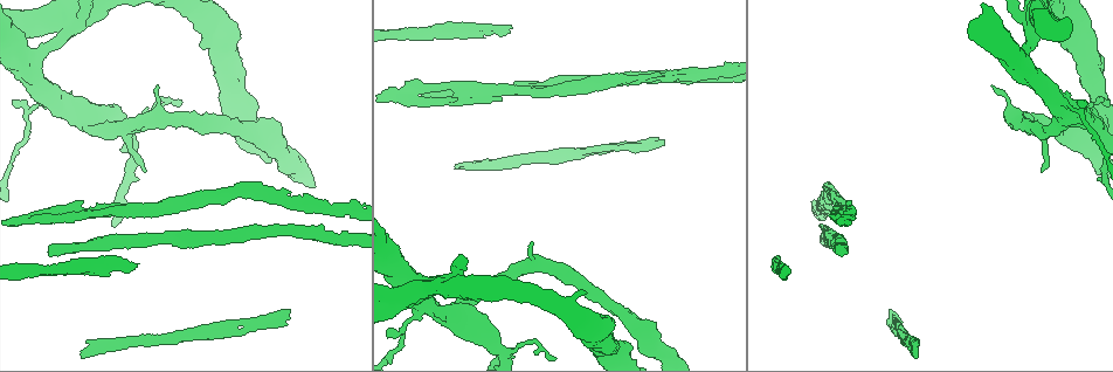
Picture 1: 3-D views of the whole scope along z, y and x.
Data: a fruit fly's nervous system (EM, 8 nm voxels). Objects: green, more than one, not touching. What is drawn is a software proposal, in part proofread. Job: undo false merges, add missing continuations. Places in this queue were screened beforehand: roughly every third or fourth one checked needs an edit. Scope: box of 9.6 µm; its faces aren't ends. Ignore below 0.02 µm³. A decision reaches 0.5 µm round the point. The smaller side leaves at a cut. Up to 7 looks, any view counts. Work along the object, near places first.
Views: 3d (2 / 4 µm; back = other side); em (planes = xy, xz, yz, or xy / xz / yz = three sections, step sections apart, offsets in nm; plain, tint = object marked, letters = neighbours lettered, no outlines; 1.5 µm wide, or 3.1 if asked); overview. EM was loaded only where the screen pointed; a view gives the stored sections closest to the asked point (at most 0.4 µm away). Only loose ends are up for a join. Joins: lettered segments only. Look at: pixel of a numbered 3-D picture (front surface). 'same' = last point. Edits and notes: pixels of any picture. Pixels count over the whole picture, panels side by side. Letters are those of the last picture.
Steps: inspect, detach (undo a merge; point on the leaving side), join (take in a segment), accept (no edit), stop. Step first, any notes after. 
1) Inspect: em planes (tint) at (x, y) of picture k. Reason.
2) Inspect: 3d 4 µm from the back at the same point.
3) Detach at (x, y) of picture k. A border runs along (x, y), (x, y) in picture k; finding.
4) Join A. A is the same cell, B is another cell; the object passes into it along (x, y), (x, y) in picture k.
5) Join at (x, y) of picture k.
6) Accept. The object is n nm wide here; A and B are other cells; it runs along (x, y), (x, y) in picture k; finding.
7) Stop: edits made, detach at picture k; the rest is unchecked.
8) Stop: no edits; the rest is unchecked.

Inspect: em planes (letters) at (51, 253) of picture 1. Branch stops here.

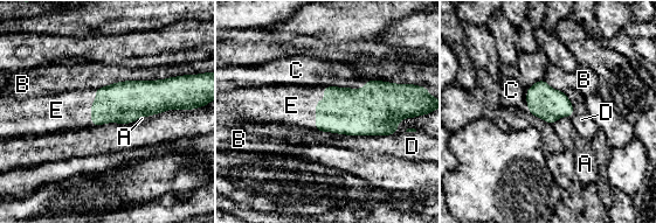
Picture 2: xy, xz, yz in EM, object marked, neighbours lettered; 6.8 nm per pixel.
Join E. The object is 220 nm wide here; E is the same cell, A, B, C and D are other cells; the object passes into it along (347, 111), (316, 106), (291, 105) in picture 2; the neuron continues.

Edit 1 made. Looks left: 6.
Inspect: em xy step 8 (letters) at (117, 210) of picture 1. Side arm on a straight run.

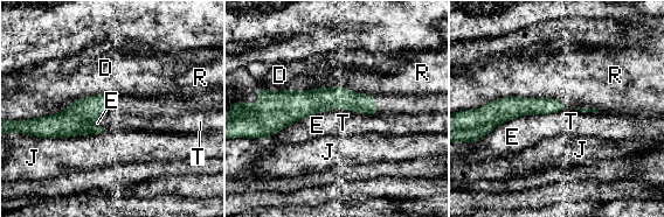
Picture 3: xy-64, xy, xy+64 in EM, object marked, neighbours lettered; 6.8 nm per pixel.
Accept. D, E, J, R and T are other cells; one neuron here.

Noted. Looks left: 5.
Inspect: 3d 2 µm at (509, 32) of picture 1. An open end.

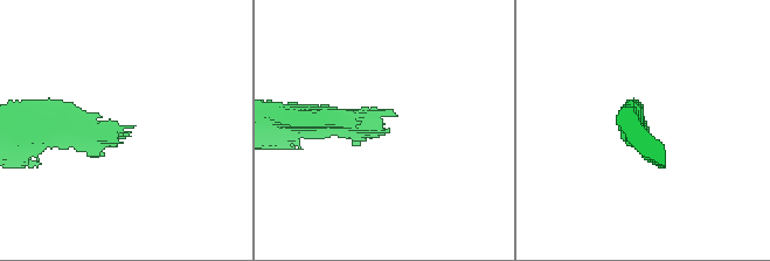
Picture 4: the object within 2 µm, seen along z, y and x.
Inspect: em planes (letters) at (128, 133) of picture 4.

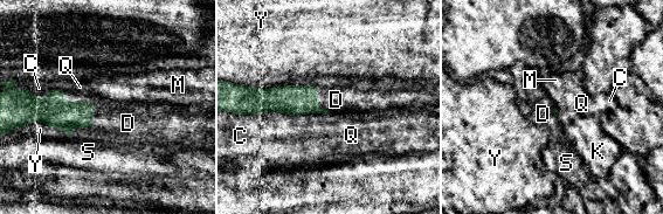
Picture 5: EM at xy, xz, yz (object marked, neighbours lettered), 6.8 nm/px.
Join D. D is the same cell, C, K, M, Q, S and Y are other cells; the object passes into it along (59, 114), (91, 102), (121, 122) in picture 5; it goes on there.

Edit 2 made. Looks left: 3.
Stop: edits made, join at picture 2, join at picture 5; the rest is unchecked.

